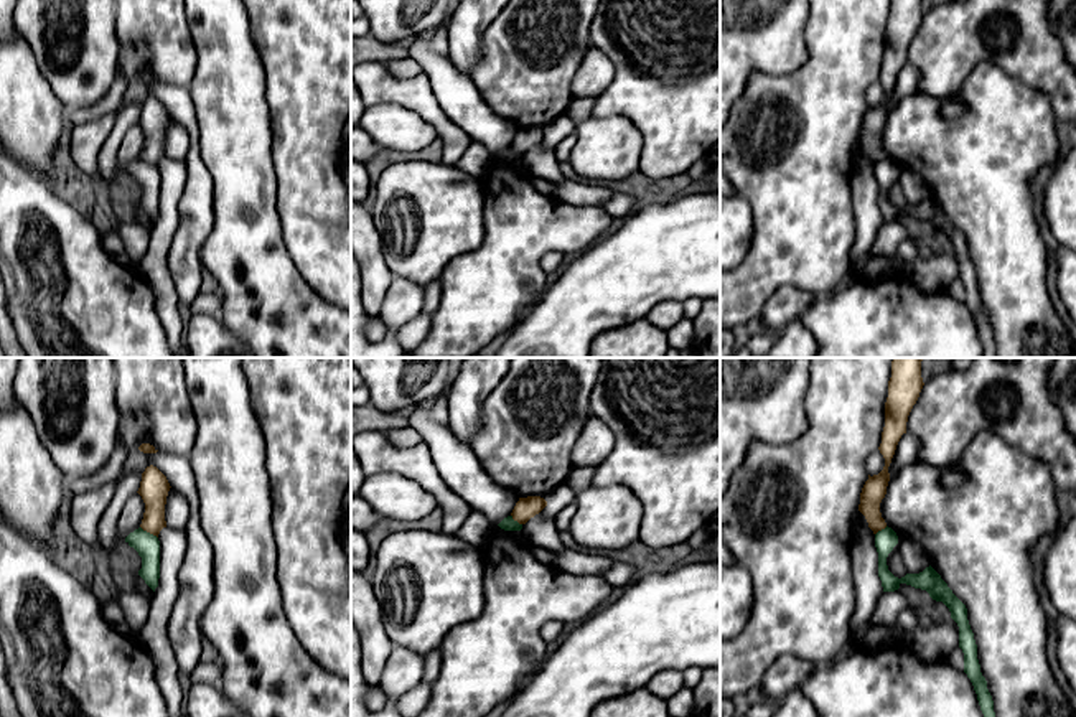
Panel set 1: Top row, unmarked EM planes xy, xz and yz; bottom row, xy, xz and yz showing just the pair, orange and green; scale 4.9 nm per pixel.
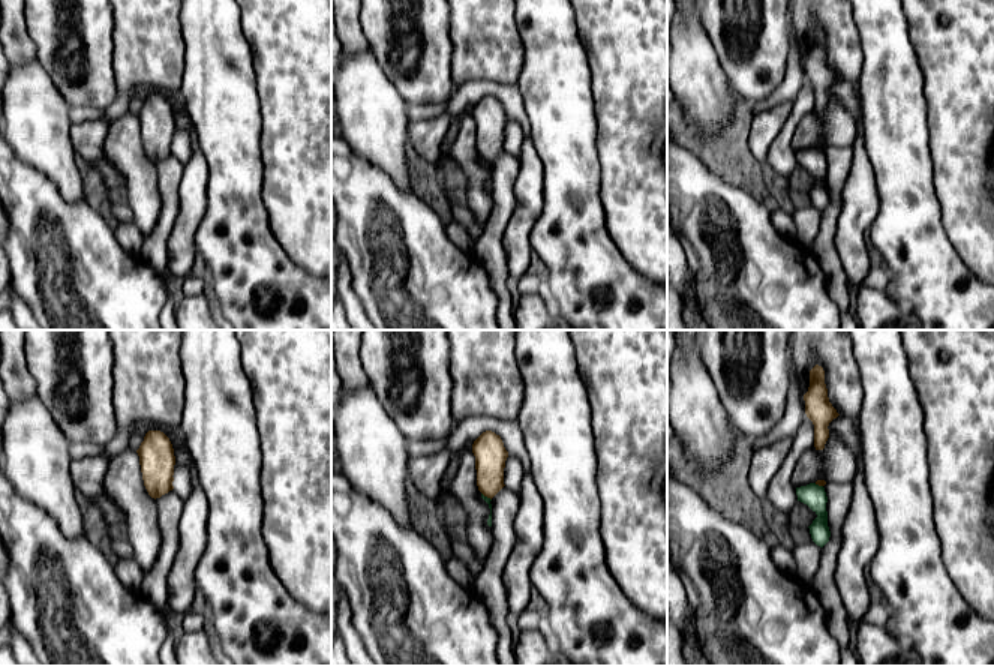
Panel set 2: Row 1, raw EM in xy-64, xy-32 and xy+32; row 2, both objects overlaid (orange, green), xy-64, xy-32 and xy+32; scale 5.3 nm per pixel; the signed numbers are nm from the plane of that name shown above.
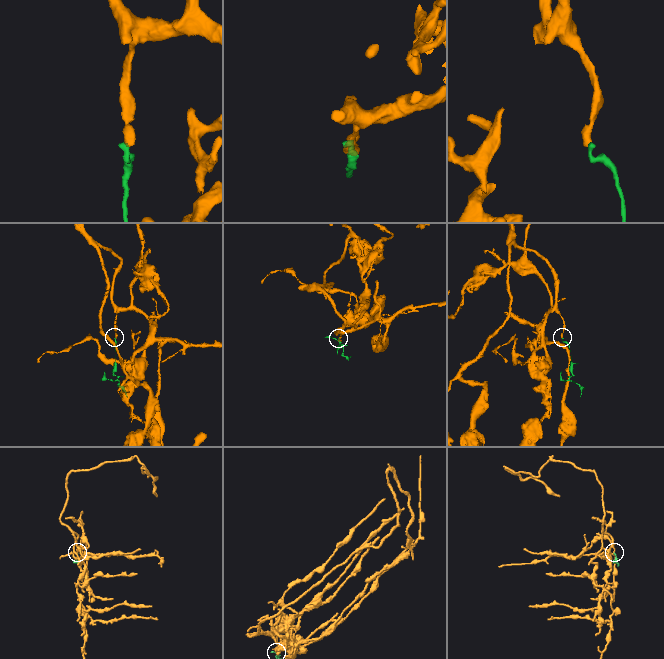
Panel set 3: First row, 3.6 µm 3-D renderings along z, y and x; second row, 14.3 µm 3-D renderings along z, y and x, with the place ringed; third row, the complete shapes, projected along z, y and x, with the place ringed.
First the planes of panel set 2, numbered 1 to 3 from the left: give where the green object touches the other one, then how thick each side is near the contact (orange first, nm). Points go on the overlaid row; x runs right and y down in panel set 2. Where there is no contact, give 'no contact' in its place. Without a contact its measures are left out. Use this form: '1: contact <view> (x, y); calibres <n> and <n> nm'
1: no contact
2: contact xy-32 (486, 495); calibres 170 and 30 nm
3: contact xy+32 (819, 485); calibres 30 and 120 nm

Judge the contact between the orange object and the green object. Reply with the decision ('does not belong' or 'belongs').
does not belong

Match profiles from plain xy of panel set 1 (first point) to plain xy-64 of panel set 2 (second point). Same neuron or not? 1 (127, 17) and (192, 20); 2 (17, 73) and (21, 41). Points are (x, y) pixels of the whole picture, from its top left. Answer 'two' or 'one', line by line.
1: two
2: two

